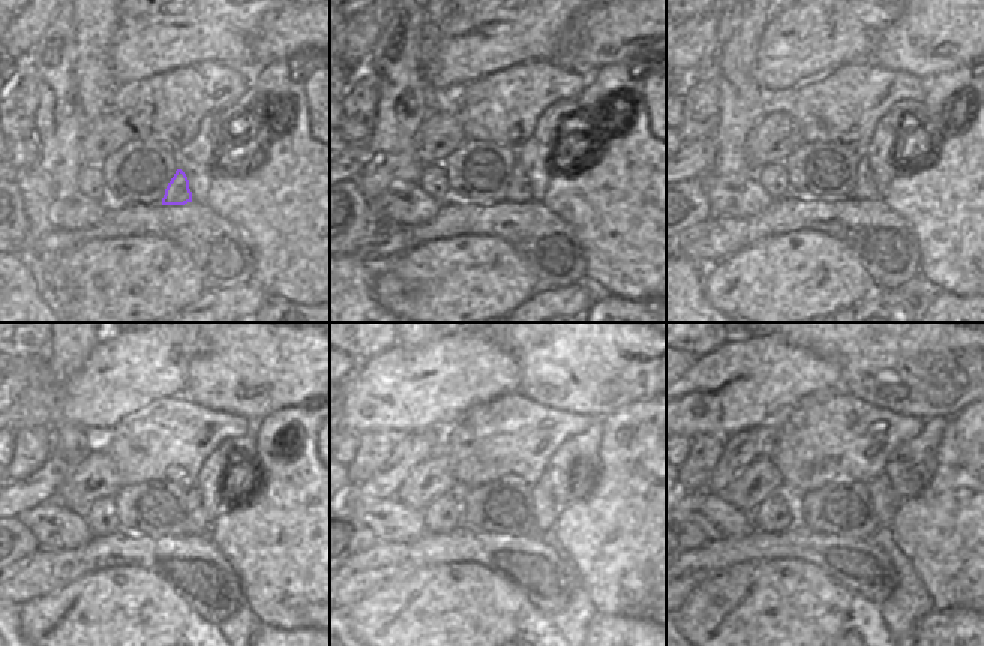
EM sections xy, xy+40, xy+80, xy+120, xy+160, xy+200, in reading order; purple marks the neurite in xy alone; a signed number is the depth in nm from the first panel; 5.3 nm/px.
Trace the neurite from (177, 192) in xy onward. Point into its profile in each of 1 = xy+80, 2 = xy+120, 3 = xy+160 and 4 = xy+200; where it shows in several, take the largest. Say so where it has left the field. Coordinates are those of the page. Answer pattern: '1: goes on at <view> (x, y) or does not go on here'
1: goes on at xy+80 (864, 188)
2: goes on at xy+120 (197, 523)
3: goes on at xy+160 (545, 507)
4: goes on at xy+200 (885, 501)

